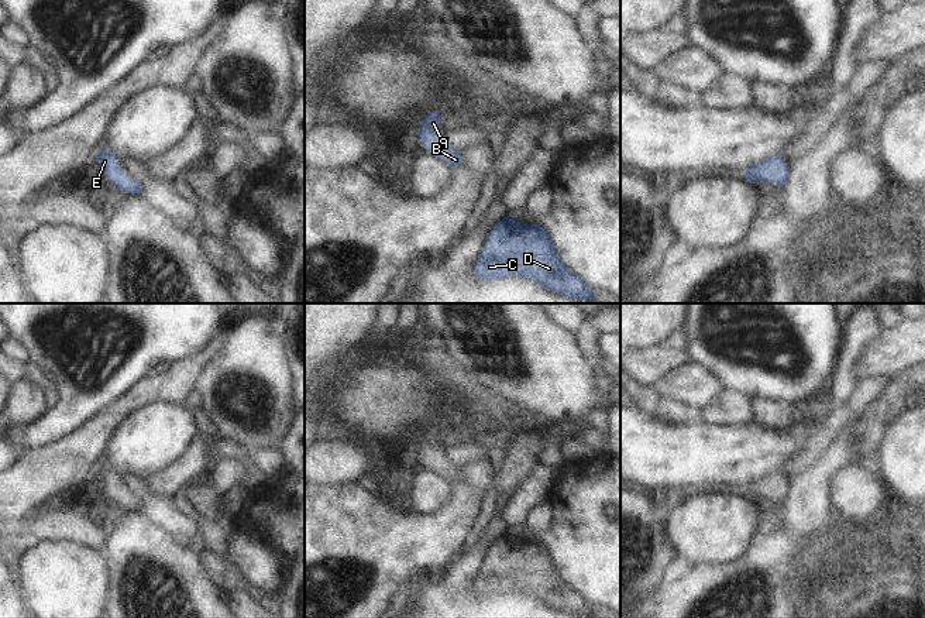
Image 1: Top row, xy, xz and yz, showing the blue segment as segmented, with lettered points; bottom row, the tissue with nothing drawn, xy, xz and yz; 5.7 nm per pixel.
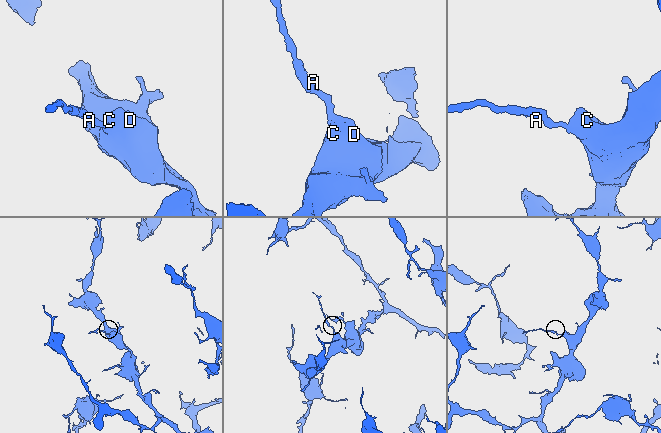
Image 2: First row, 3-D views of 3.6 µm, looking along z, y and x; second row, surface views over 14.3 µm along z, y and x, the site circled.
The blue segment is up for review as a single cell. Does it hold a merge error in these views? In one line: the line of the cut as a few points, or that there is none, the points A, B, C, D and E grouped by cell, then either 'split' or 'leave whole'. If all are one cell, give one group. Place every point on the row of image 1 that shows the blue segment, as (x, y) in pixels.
no cut | A B C D E | leave whole

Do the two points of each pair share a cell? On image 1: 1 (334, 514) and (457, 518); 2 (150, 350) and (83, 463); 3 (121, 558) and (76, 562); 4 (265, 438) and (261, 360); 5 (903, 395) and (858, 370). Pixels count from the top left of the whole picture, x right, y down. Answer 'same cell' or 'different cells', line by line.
1: same cell
2: different cells
3: different cells
4: same cell
5: different cells

